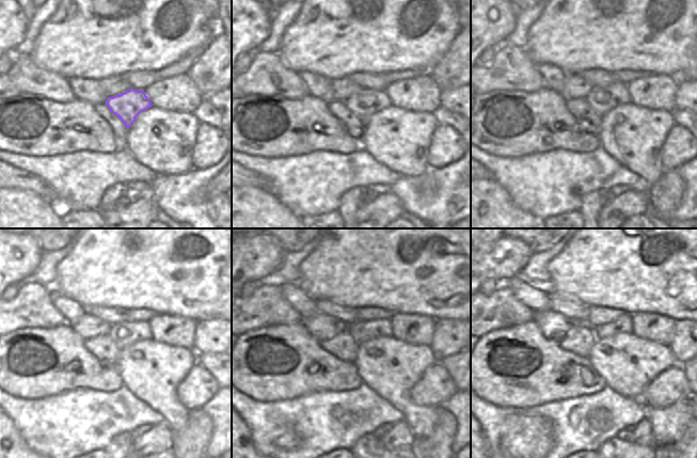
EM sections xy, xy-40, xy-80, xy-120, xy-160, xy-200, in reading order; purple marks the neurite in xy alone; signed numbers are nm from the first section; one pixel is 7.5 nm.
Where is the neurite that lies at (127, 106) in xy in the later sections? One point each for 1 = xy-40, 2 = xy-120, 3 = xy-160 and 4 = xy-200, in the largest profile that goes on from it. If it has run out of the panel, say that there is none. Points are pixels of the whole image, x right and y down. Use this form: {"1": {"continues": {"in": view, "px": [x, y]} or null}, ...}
{"1": {"continues": {"in": "xy-40", "px": [365, 103]}}, "2": {"continues": {"in": "xy-120", "px": [124, 334]}}, "3": {"continues": {"in": "xy-160", "px": [361, 331]}}, "4": {"continues": {"in": "xy-200", "px": [621, 326]}}}

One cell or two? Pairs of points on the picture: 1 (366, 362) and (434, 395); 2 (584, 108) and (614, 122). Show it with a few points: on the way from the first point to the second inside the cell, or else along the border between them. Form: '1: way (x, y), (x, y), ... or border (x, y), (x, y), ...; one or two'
1: border (429, 365), (409, 393), (409, 396), (421, 407); two
2: border (601, 116), (601, 127), (598, 135); two

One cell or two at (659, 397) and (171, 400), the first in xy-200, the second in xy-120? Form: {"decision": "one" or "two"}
{"decision": "two"}

